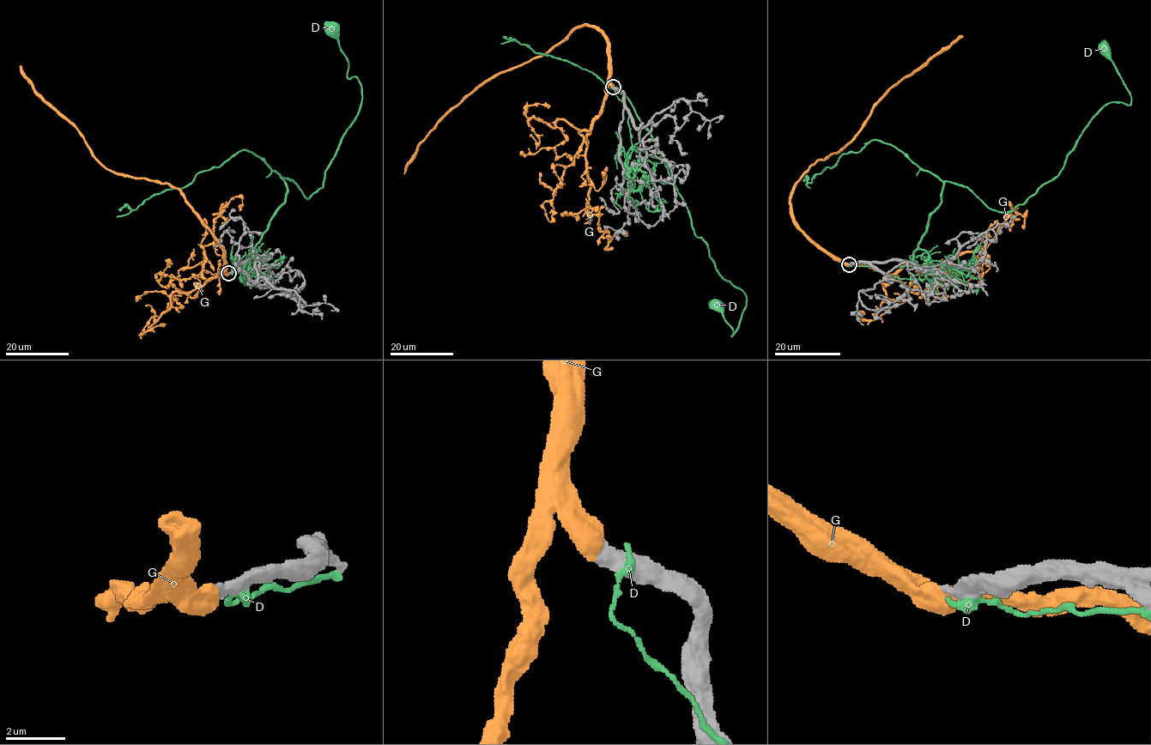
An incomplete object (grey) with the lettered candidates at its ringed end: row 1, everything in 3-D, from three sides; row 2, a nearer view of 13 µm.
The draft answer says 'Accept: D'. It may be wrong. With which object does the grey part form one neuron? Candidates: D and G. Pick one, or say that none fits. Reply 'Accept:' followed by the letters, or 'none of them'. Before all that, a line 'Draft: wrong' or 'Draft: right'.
Draft: wrong
Accept: G

